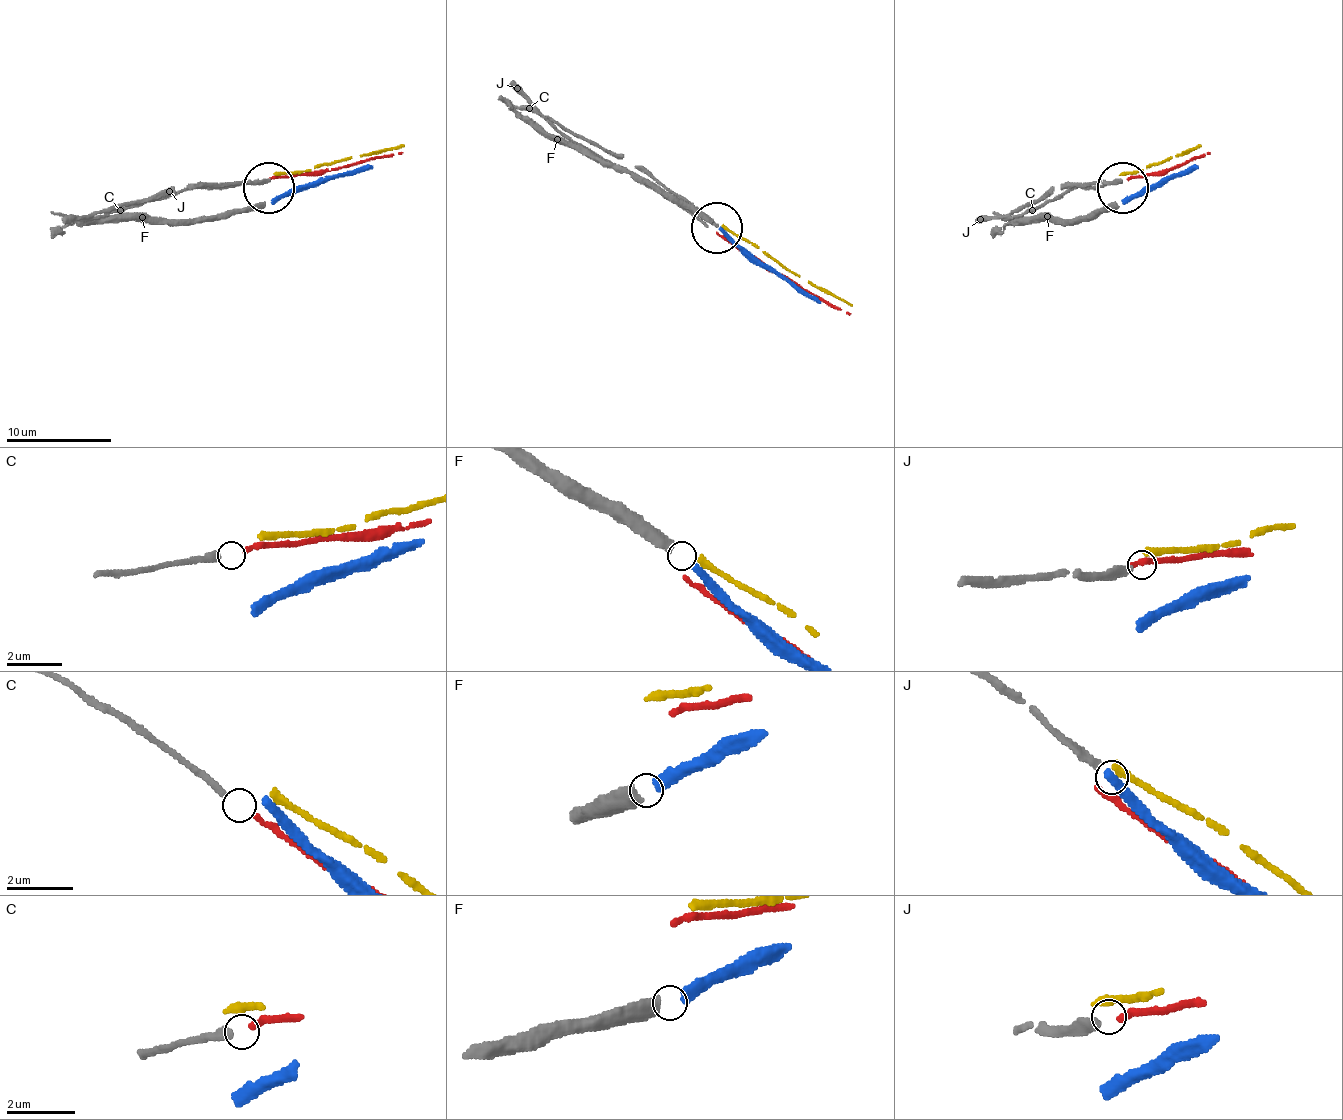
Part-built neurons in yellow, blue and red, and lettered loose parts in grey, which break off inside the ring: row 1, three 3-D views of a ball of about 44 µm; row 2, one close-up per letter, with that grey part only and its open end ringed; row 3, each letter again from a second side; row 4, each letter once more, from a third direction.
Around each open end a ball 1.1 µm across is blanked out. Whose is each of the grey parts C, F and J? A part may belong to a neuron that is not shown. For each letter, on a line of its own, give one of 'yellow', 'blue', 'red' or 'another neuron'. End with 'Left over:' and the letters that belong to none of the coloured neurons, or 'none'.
C: red
F: blue
J: another neuron
Left over: J

